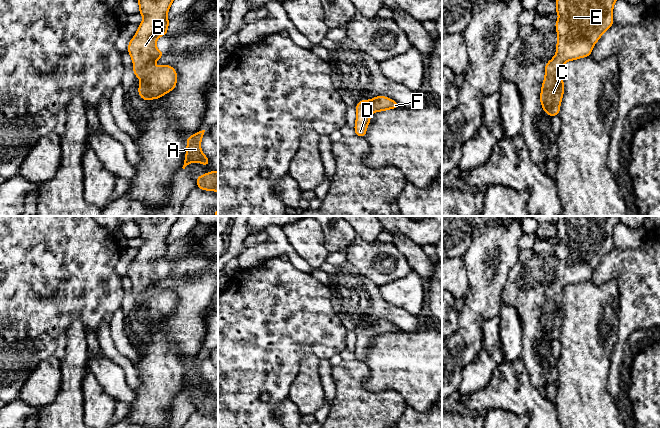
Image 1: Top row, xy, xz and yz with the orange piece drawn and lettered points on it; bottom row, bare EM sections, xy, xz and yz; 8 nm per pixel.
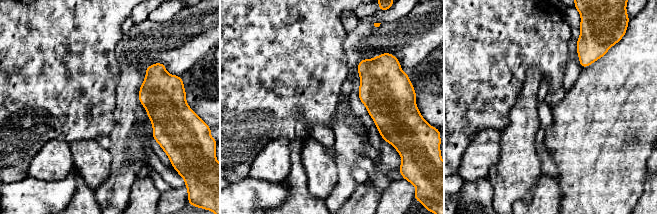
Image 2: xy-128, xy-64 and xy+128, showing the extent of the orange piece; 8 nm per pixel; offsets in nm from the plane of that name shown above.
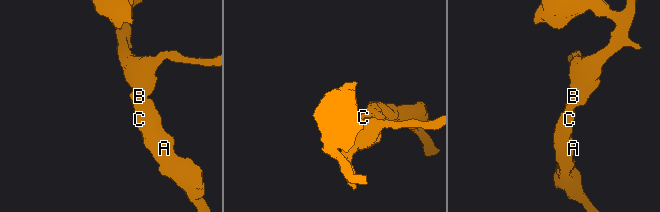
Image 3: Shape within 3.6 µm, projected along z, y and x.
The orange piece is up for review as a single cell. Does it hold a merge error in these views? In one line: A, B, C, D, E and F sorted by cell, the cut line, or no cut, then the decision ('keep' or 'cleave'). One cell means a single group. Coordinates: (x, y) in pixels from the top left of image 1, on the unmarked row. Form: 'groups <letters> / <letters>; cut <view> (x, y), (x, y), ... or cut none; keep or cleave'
groups A B C D E F; cut none; keep

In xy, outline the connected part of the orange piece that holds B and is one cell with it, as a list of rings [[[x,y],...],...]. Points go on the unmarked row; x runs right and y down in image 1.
[[[141,216],[136,222],[139,237],[144,241],[128,268],[135,301],[140,302],[139,320],[145,325],[159,323],[174,314],[177,295],[171,289],[154,291],[157,283],[165,279],[156,273],[160,260],[166,260],[169,243],[167,237],[179,216]]]

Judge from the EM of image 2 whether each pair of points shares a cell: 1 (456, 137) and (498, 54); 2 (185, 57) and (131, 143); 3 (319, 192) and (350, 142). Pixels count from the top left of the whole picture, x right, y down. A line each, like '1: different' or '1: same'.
1: same
2: same
3: different

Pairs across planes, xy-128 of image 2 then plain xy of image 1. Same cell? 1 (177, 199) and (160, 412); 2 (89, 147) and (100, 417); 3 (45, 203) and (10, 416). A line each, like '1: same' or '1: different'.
1: different
2: same
3: same

